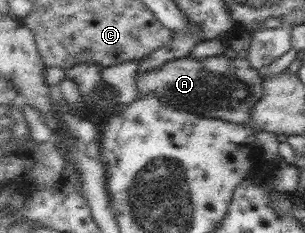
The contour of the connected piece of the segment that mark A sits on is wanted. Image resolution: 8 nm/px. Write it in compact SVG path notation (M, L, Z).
M223 55L206 59L177 58L167 61L163 67L147 69L137 75L137 80L137 100L157 94L164 104L176 107L180 113L216 117L241 125L255 123L254 111L265 96L265 75L242 55L237 58Z

